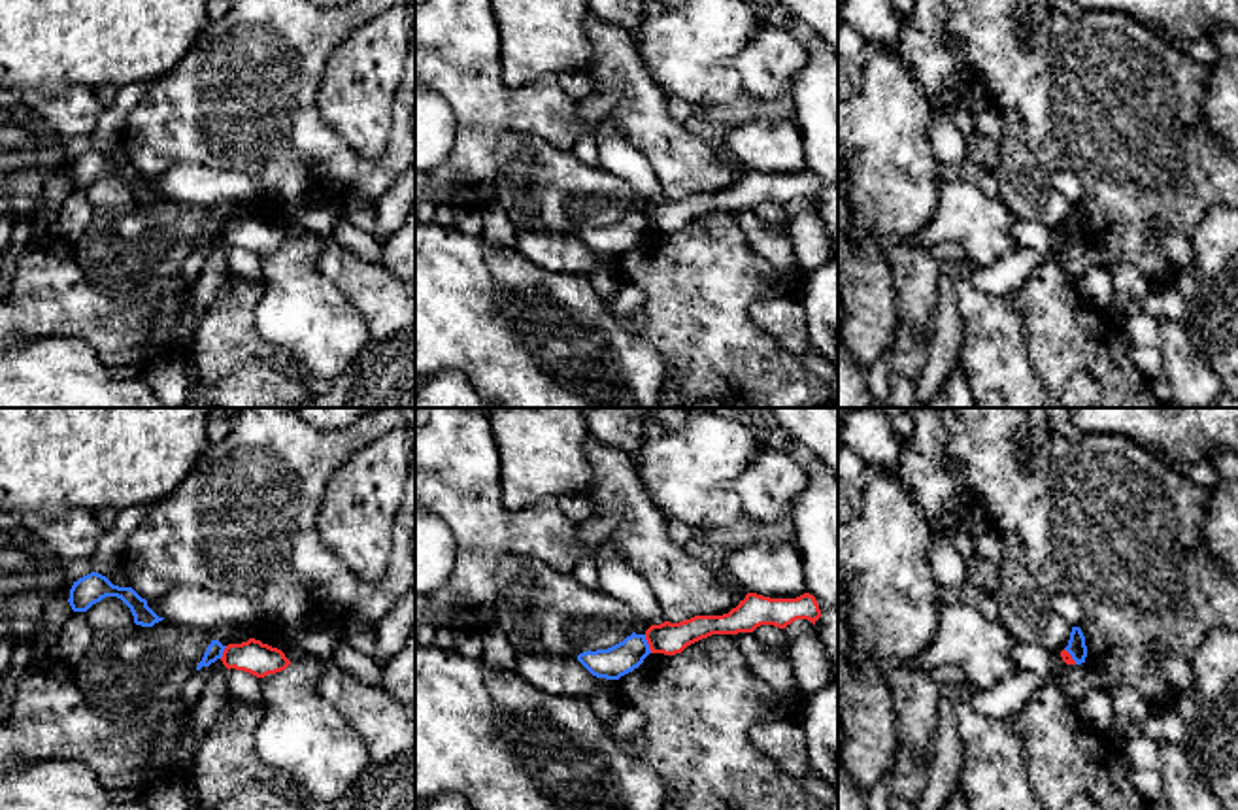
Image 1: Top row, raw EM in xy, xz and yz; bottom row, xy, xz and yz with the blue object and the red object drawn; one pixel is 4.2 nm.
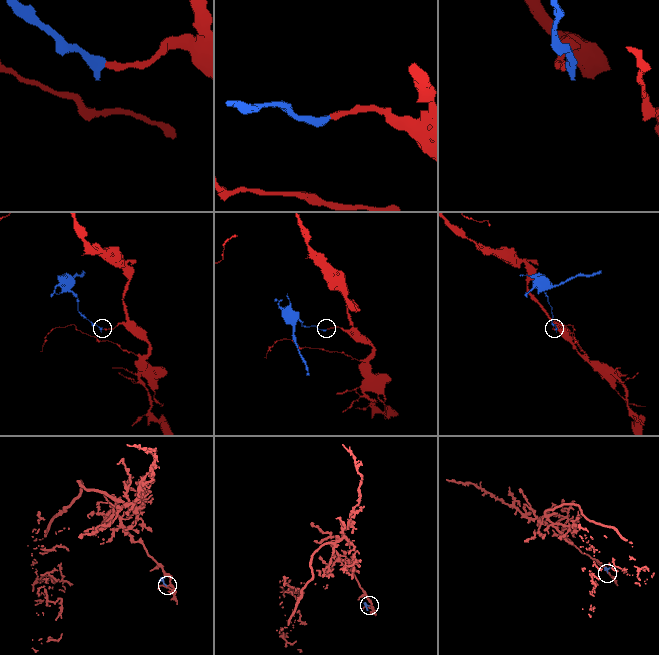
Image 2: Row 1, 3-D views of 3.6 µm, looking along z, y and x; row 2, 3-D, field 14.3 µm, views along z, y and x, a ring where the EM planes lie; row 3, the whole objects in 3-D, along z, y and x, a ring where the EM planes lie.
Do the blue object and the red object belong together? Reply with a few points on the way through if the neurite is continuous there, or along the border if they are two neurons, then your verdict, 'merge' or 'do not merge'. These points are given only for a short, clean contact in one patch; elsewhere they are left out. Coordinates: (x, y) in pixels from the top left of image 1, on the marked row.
along xz (644, 635), (652, 652) | do not merge

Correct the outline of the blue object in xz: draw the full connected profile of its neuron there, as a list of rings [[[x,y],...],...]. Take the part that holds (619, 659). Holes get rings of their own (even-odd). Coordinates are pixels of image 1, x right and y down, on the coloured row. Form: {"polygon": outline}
{"polygon": [[[632,633],[608,650],[579,653],[577,661],[596,678],[619,680],[638,668],[649,653],[645,634]]]}

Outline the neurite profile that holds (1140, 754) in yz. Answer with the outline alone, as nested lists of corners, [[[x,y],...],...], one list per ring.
[[[1144,734],[1129,738],[1121,748],[1123,759],[1132,770],[1155,770],[1161,772],[1163,759],[1153,740]]]

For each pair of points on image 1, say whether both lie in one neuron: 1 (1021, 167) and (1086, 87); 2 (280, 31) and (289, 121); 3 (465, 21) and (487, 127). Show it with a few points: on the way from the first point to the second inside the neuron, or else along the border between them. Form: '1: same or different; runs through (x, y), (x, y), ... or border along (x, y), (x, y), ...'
1: different; border along (1014, 112), (1023, 127), (1027, 148), (1046, 172)
2: same; runs through (280, 53), (280, 99)
3: same; runs through (465, 48), (465, 70), (482, 101)

